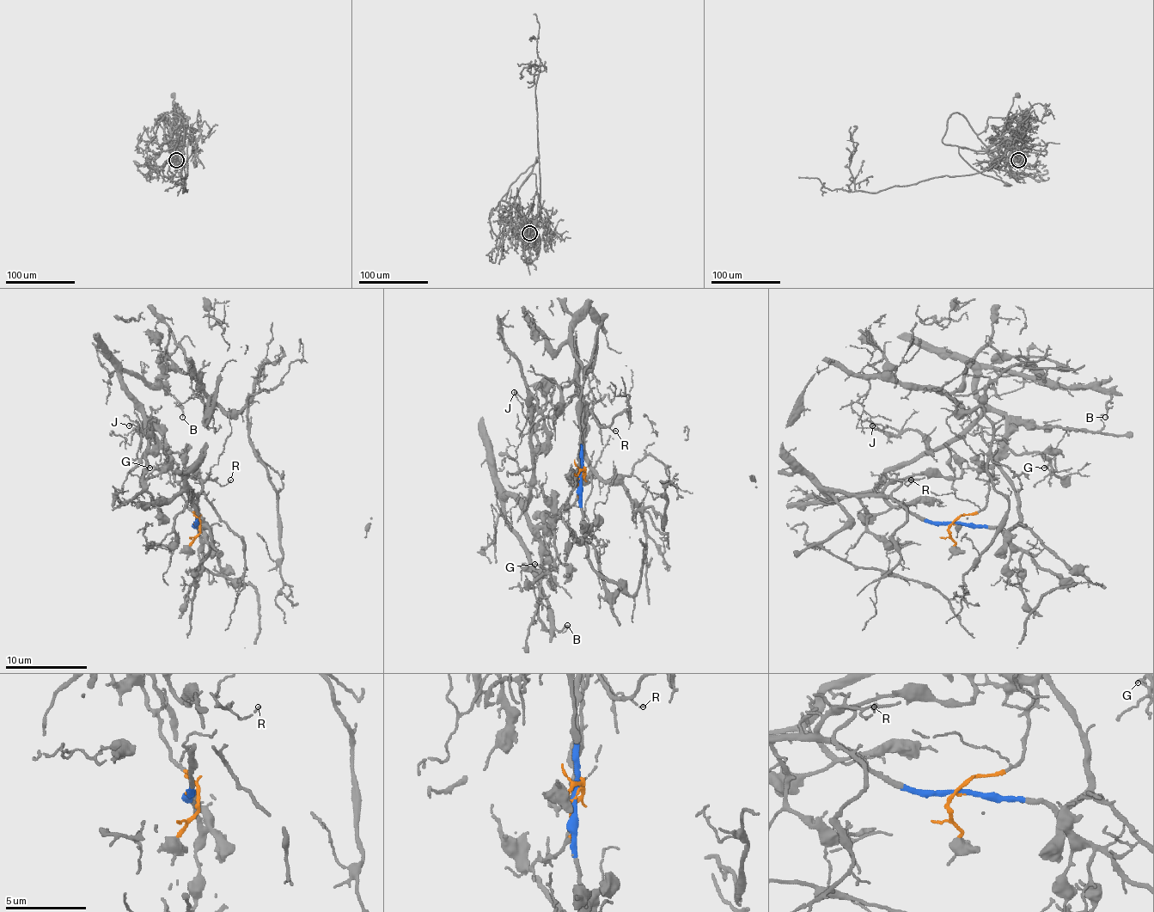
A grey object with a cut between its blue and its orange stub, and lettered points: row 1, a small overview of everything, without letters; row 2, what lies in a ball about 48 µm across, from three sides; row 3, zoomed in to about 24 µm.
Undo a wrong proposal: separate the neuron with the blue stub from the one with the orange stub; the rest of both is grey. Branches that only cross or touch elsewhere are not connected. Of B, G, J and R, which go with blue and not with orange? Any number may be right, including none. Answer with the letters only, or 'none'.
R

